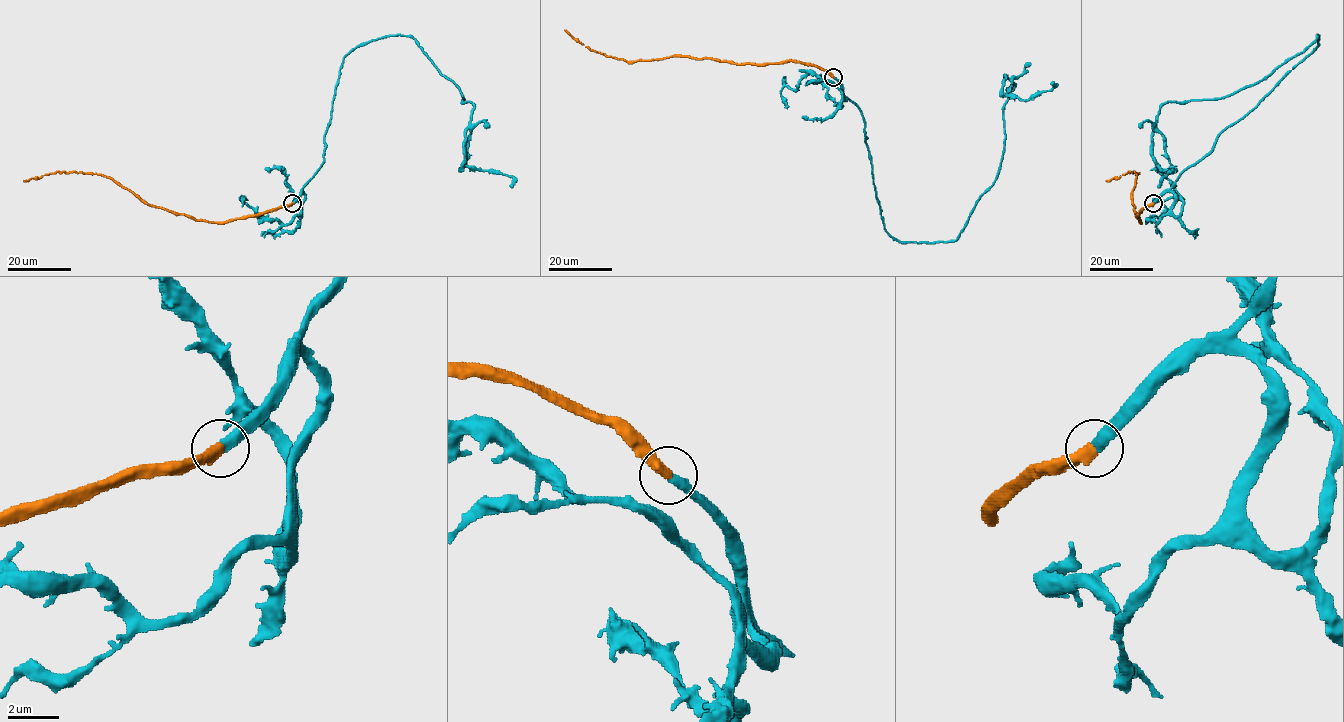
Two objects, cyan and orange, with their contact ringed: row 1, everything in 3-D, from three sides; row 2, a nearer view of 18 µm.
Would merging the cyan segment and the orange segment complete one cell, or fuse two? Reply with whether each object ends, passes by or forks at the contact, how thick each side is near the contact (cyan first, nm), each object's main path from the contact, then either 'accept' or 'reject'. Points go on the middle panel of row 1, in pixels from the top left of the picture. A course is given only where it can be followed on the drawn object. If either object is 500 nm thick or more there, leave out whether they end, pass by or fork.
cyan ends | orange ends | 400/400 nm | cyan via (834, 77), (863, 115), (884, 229), (931, 242), (955, 241), (995, 179), (1012, 80), (1029, 100), (1052, 82) | orange via (834, 77), (816, 66), (795, 61), (753, 65), (672, 56), (626, 61), (589, 50), (564, 30) | accept

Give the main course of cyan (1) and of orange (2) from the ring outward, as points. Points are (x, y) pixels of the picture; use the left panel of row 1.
1: (293, 203), (323, 162), (343, 59), (390, 36), (414, 38), (472, 104), (465, 164), (510, 175), (511, 187)
2: (293, 203), (275, 210), (212, 222), (195, 220), (147, 205), (101, 175), (56, 171), (23, 181)

